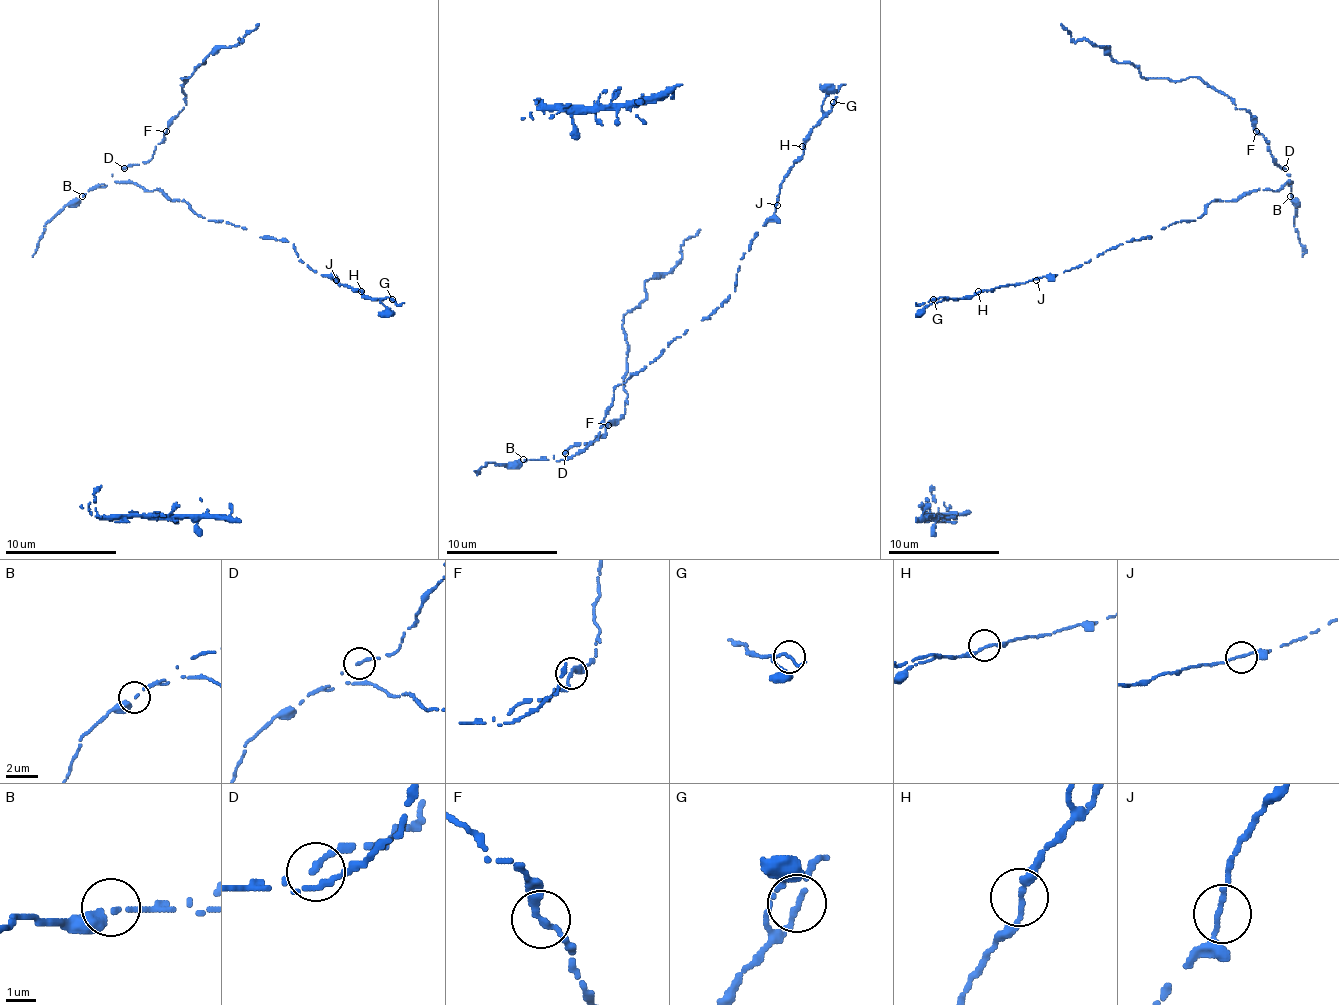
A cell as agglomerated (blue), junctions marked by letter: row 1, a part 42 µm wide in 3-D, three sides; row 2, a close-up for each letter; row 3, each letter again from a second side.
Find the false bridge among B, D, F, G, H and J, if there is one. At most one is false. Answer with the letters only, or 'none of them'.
none of them

